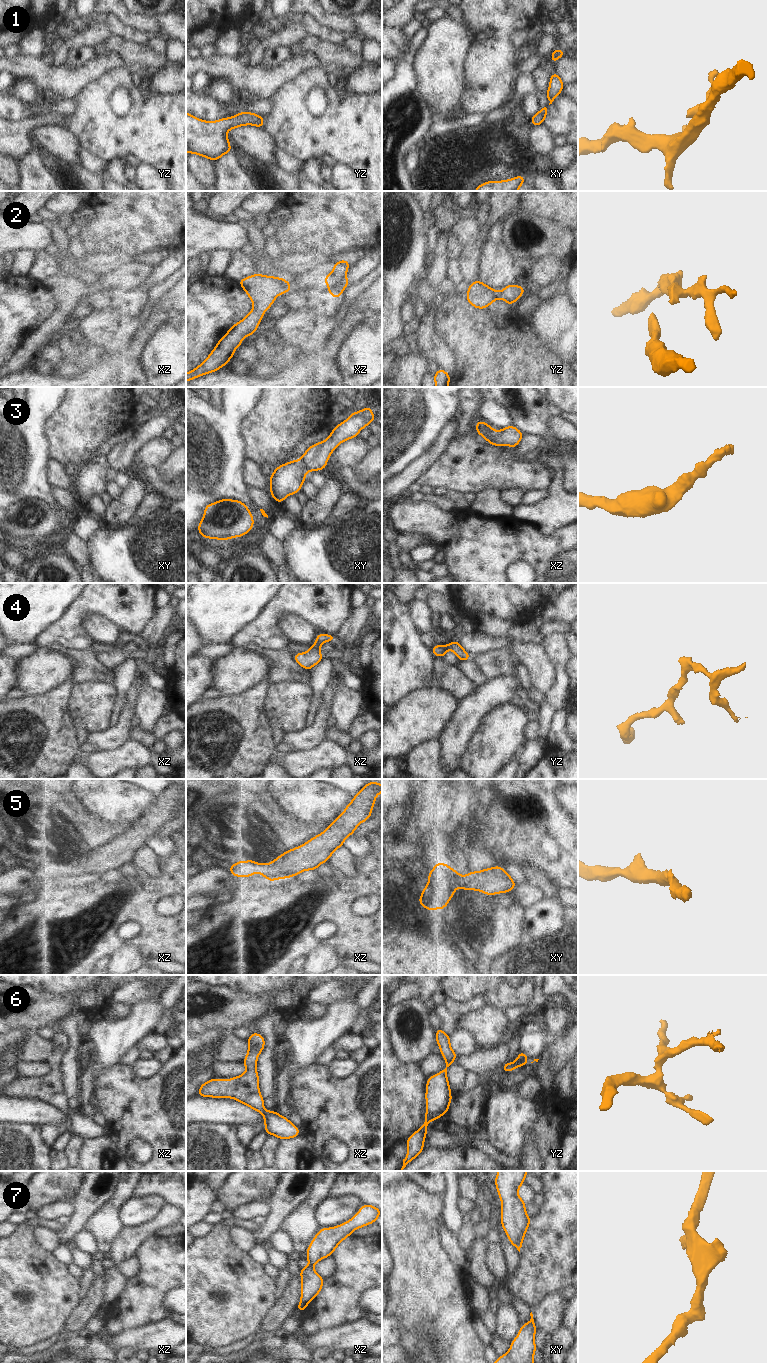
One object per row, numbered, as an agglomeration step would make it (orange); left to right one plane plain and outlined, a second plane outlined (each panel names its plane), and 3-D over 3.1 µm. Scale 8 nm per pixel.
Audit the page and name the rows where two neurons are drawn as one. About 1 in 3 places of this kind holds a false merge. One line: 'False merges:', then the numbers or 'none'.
False merges: none

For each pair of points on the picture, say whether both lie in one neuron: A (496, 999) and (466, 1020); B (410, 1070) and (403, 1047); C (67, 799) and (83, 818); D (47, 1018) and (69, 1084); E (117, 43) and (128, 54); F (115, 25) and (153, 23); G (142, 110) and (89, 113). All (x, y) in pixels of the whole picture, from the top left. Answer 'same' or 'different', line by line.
A: different
B: different
C: same
D: different
E: same
F: different
G: same

